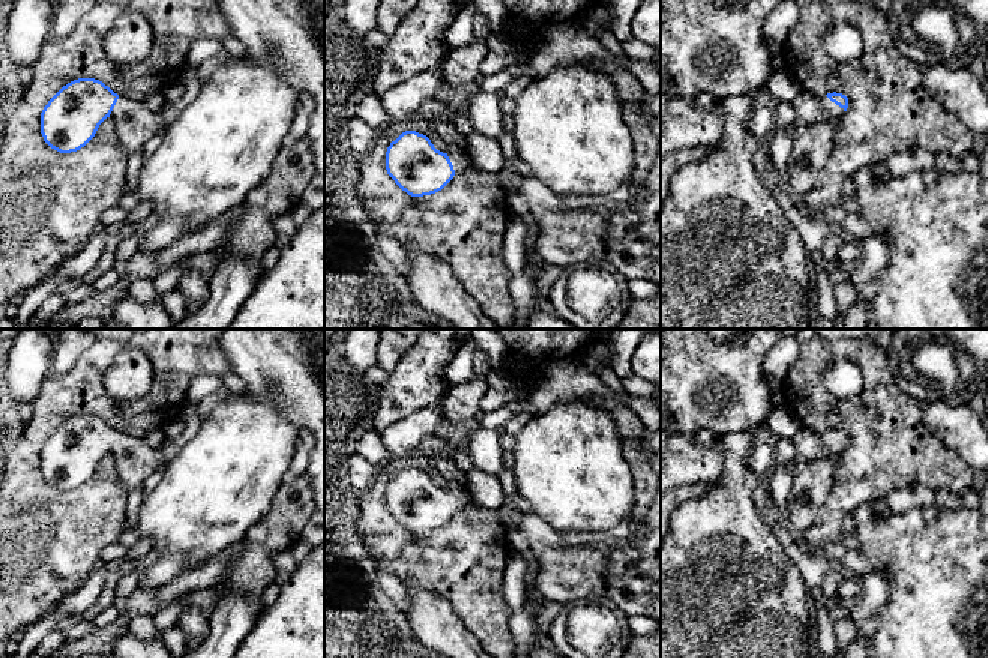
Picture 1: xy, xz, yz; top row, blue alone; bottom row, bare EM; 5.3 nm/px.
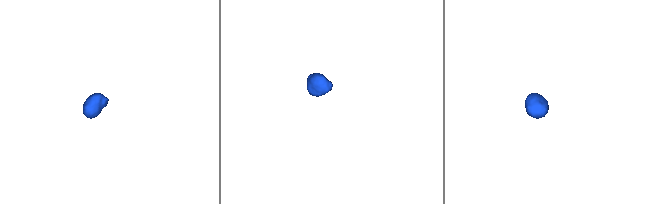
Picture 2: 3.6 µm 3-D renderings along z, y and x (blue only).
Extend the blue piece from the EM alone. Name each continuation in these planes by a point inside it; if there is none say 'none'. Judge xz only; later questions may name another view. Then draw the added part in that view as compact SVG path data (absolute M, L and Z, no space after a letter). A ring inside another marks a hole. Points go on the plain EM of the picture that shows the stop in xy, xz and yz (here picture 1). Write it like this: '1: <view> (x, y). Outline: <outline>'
1: xz (457, 479). Outline: M432 461L432 464L447 481L447 493L455 509L462 509L474 503L467 488L467 475L453 461Z

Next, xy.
1: xy (135, 460). Outline: M119 434L110 454L114 458L117 478L129 493L143 485L164 461L161 446L153 448L143 439Z

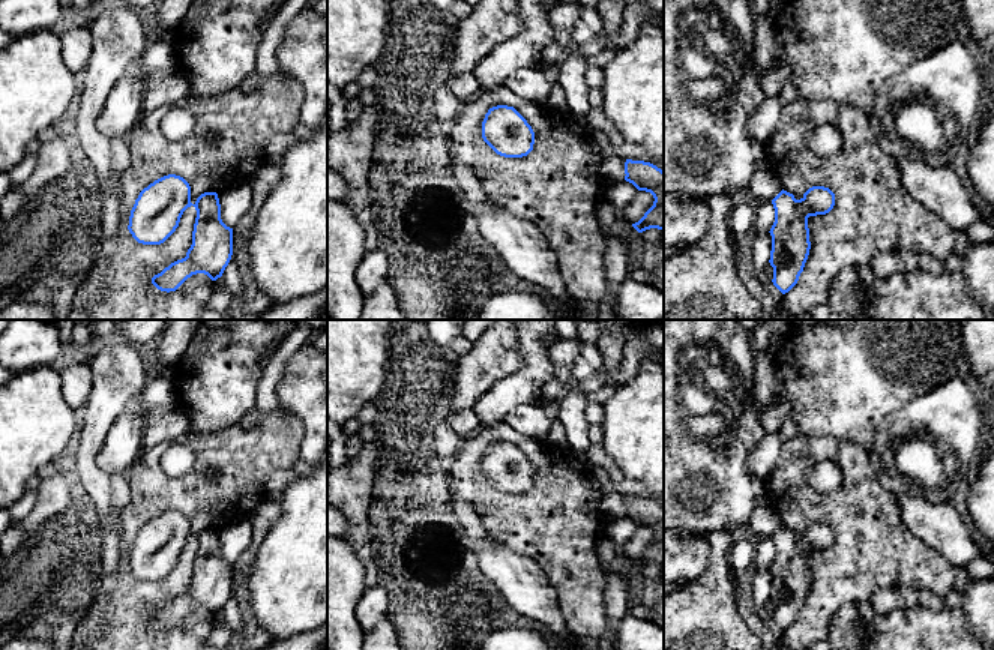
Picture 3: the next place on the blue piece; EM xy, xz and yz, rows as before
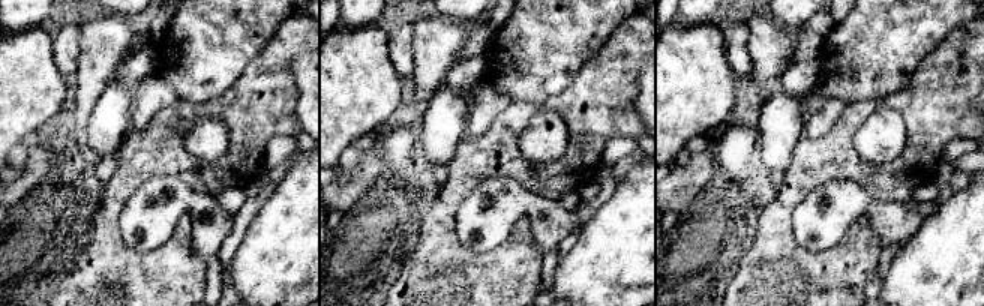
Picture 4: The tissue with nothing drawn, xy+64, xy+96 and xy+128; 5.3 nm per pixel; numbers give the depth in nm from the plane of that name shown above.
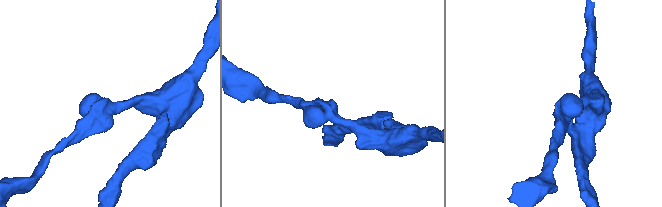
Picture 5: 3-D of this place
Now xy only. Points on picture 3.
none

